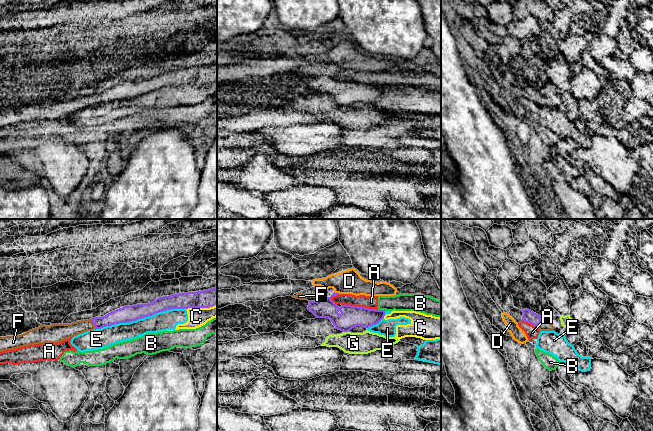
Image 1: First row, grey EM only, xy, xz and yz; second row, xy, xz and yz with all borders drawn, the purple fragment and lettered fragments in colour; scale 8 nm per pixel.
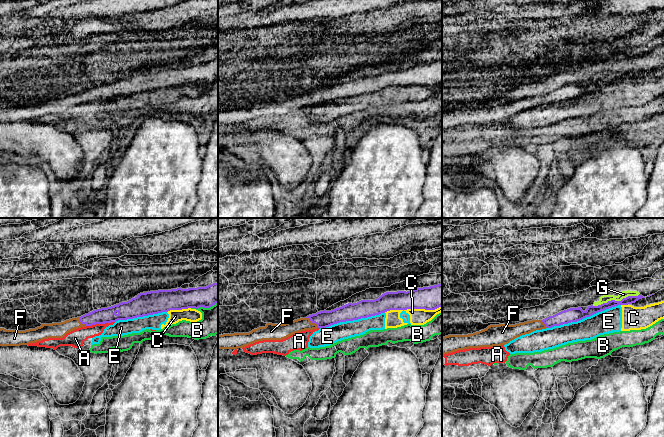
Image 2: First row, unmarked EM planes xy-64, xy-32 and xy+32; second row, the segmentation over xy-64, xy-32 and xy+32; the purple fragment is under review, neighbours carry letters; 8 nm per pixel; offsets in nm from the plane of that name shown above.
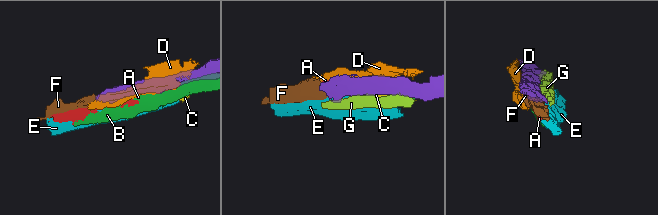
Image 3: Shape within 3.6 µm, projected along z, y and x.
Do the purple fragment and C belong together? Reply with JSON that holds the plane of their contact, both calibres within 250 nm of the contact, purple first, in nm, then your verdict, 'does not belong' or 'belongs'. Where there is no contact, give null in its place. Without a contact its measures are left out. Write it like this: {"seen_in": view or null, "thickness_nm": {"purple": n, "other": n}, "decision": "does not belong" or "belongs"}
{"seen_in": "xy", "thickness_nm": {"purple": 140, "other": 160}, "decision": "does not belong"}

